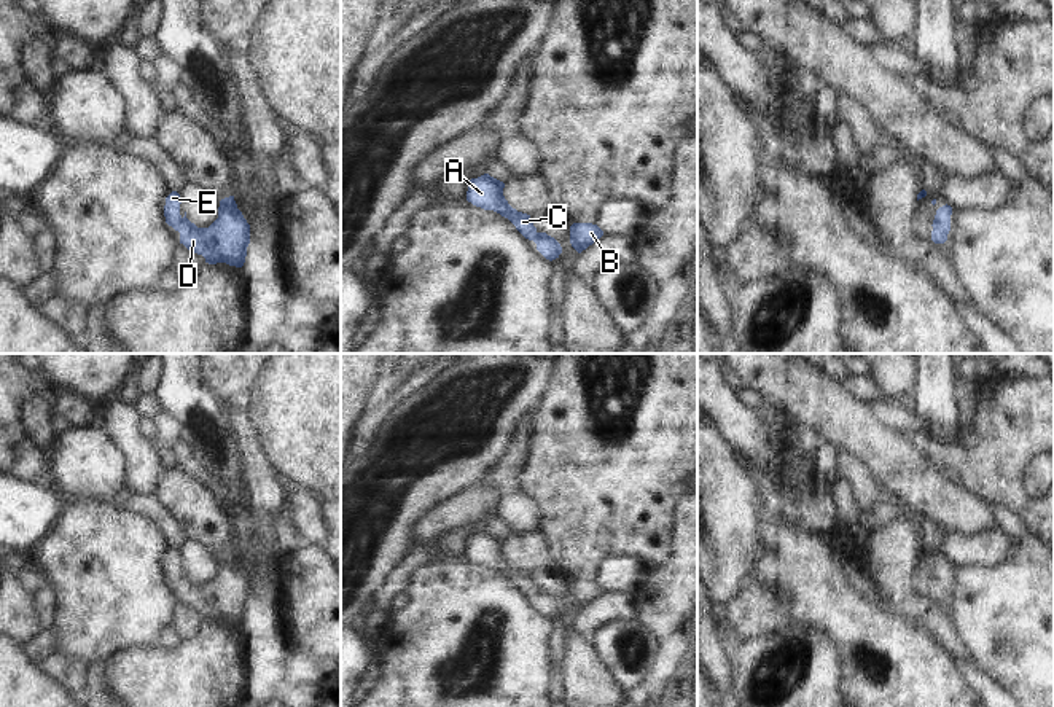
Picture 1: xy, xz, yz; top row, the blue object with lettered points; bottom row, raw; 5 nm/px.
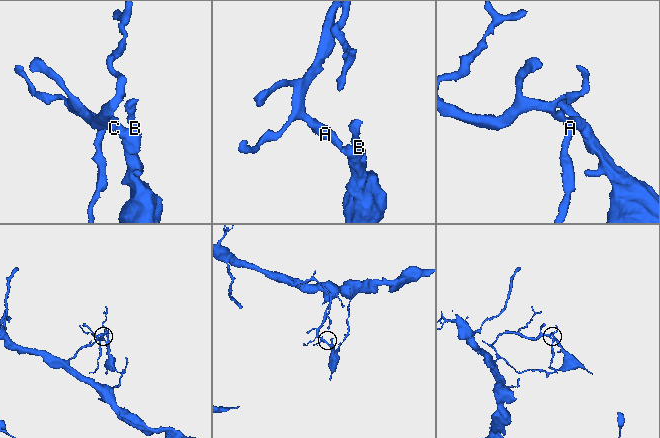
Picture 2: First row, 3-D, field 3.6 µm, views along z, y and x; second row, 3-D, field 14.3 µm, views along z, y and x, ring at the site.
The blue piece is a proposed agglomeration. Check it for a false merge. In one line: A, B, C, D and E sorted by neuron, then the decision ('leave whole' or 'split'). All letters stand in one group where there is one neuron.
groups A B C D E; leave whole

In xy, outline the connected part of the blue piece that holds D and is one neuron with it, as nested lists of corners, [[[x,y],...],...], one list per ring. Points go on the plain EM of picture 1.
[[[172,548],[166,554],[166,580],[180,589],[180,600],[189,608],[202,611],[205,619],[226,619],[242,624],[250,600],[250,581],[237,565],[234,553],[220,557],[218,575],[209,584],[197,584],[180,572],[180,551]]]

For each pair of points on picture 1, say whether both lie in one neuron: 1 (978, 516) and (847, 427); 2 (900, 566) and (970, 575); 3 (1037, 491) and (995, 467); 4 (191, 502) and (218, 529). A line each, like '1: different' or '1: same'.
1: same
2: different
3: different
4: same

